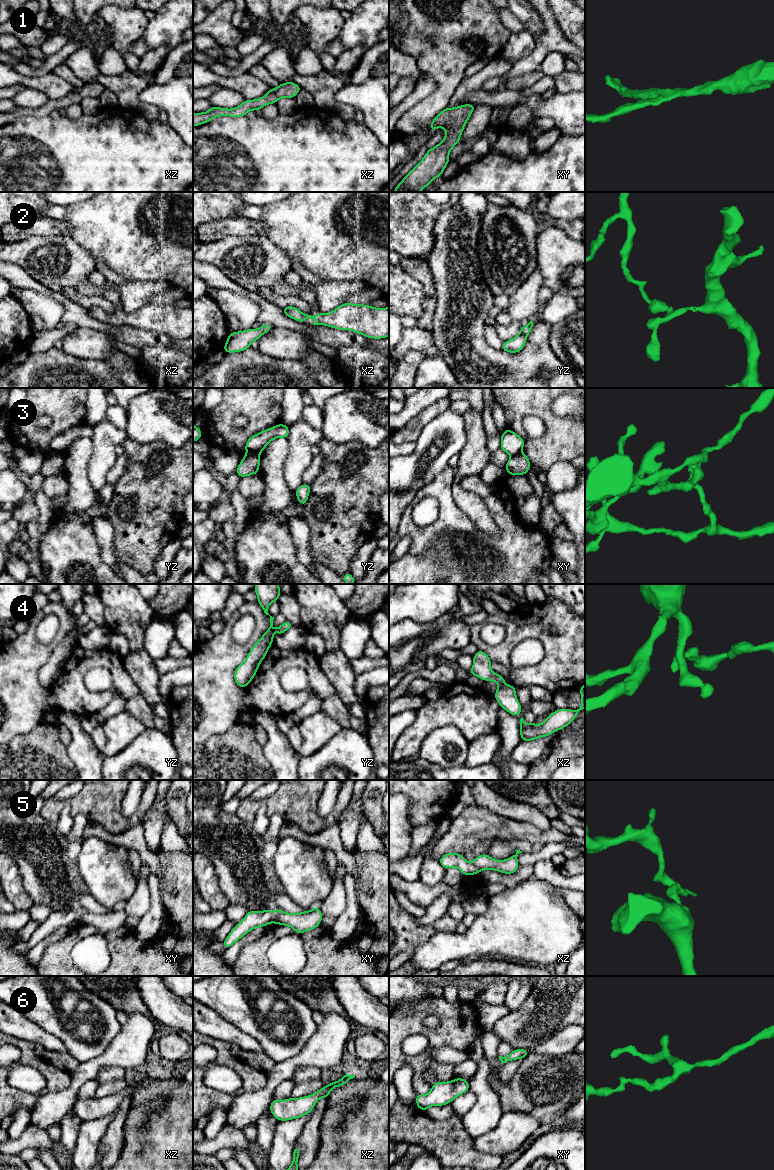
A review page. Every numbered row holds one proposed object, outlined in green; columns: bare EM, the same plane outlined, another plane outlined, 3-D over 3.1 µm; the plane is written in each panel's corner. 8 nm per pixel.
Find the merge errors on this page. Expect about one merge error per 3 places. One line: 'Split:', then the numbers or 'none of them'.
Split: 3, 5

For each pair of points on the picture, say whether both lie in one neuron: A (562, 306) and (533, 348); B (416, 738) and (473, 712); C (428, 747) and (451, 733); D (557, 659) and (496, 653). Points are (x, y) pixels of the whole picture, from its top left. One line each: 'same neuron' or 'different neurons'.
A: different neurons
B: same neuron
C: same neuron
D: same neuron

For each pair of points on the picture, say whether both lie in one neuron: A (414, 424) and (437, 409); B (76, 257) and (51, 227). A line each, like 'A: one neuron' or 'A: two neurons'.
A: one neuron
B: two neurons

